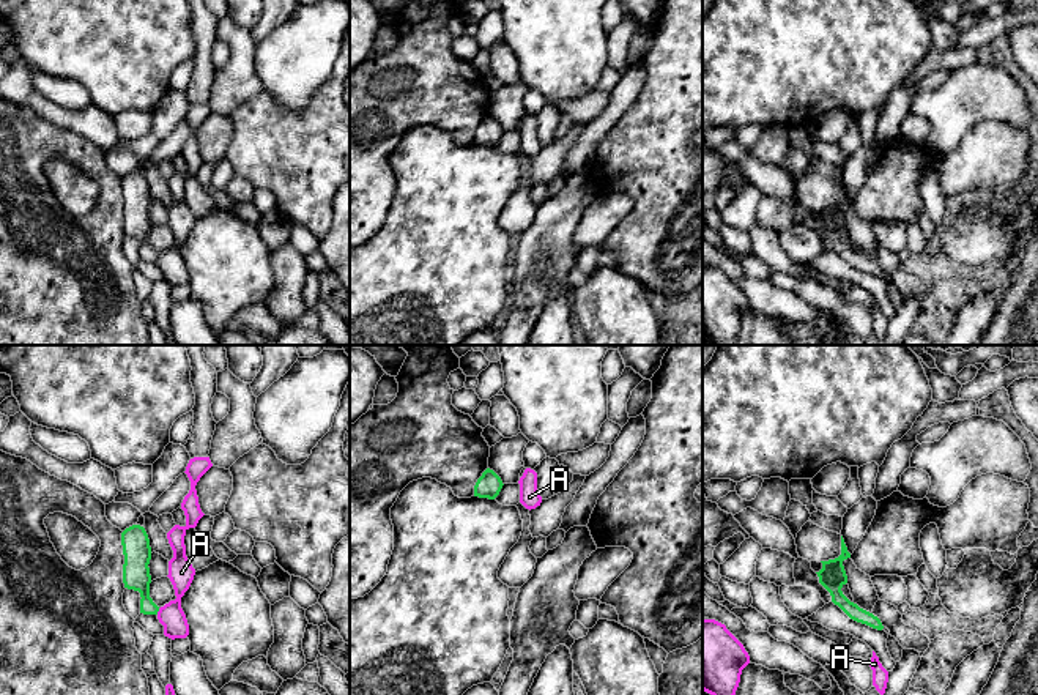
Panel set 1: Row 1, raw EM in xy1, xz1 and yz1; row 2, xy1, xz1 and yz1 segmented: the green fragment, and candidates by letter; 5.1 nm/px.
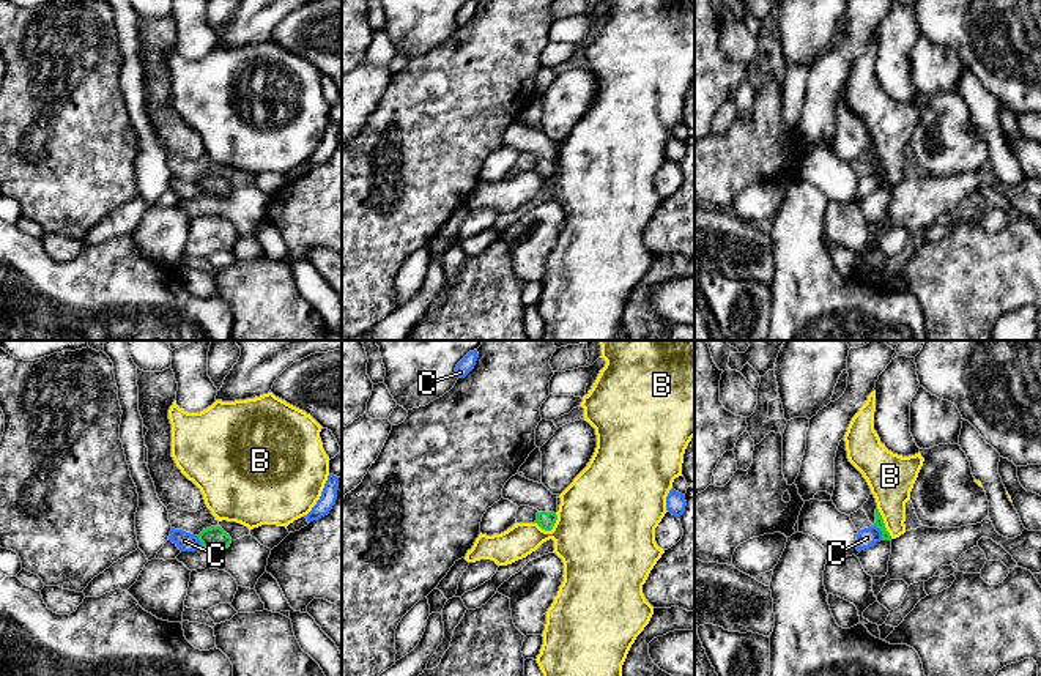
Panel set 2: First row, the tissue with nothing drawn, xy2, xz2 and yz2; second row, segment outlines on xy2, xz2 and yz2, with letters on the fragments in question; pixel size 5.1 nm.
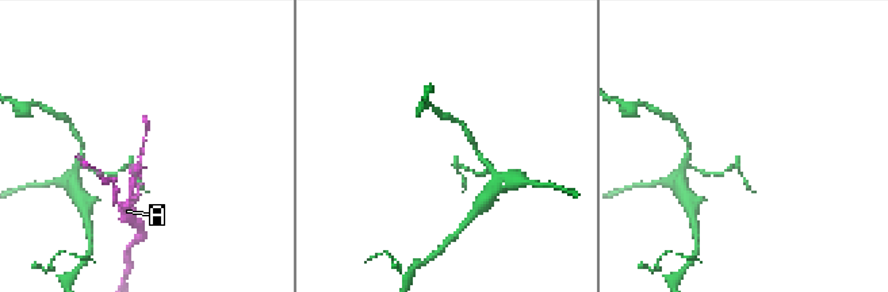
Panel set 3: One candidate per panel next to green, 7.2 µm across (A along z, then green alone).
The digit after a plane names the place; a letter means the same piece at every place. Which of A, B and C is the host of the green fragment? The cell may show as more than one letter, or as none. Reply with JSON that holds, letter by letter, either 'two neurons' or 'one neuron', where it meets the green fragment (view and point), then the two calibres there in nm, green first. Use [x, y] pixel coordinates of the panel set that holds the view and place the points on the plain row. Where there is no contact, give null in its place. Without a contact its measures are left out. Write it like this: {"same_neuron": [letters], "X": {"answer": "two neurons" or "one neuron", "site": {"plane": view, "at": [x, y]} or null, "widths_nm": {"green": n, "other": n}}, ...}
{"same_neuron": [], "A": {"answer": "two neurons", "site": {"plane": "xy1", "at": [158, 257]}, "widths_nm": {"green": 140, "other": 130}}, "B": {"answer": "two neurons", "site": {"plane": "xz2", "at": [550, 177]}, "widths_nm": {"green": 90, "other": 460}}, "C": {"answer": "two neurons", "site": {"plane": "yz2", "at": [881, 177]}, "widths_nm": {"green": 50, "other": 100}}}

